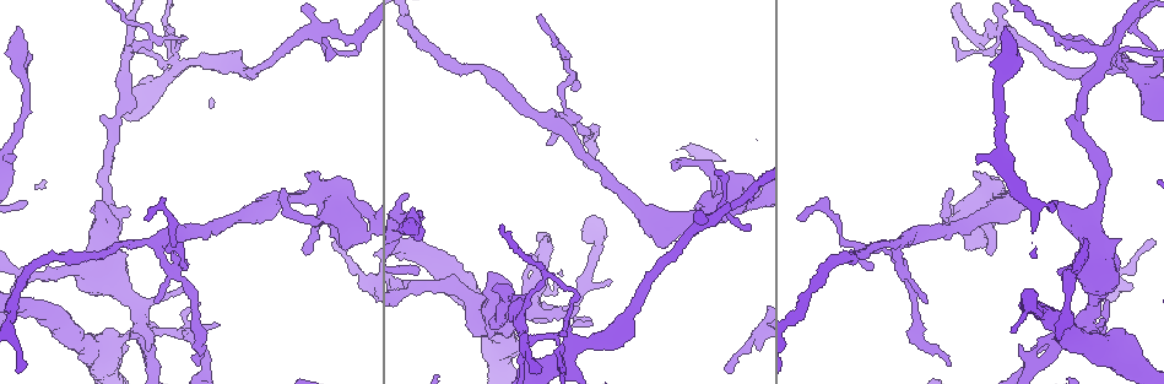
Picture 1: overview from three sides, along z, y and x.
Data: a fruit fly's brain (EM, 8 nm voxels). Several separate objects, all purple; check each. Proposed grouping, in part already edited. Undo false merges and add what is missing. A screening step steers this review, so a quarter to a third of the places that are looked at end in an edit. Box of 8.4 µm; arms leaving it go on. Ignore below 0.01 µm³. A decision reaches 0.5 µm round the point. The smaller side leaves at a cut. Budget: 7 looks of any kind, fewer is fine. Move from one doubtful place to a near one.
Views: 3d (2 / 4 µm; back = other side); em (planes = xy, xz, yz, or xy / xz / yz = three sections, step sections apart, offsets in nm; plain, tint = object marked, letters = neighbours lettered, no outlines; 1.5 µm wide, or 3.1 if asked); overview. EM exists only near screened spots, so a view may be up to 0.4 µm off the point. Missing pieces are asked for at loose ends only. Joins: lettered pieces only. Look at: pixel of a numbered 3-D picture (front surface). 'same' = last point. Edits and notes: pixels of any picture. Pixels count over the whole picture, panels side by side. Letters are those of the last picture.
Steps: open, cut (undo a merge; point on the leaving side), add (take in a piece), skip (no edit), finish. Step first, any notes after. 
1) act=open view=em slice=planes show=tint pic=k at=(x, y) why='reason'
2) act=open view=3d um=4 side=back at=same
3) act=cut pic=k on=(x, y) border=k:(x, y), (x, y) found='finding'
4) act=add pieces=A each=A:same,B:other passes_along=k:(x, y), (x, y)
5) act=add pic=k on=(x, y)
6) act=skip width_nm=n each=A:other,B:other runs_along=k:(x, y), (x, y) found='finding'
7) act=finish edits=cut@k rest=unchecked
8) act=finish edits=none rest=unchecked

act=open view=3d um=2 pic=1 at=(751, 228) why='branch stops here'

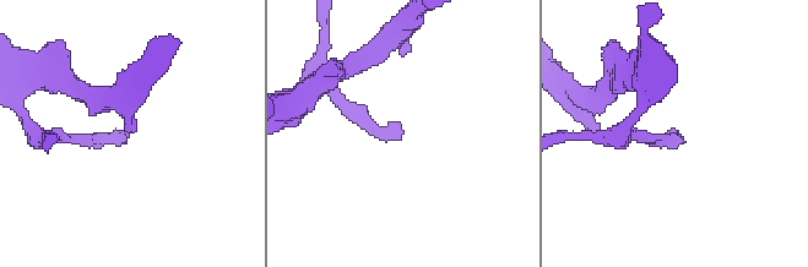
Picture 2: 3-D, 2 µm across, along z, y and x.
act=open view=em slice=yz step=8 show=tint pic=2 at=(681, 144) why='now the EM'

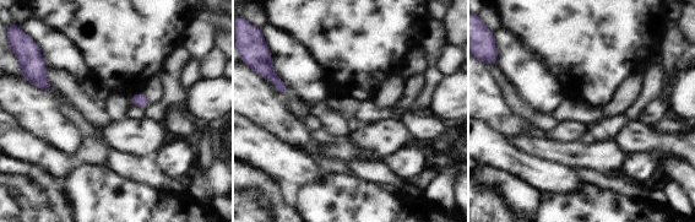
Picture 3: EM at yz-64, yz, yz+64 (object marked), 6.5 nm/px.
act=open view=em slice=planes show=letters at=same why='cut it another way'

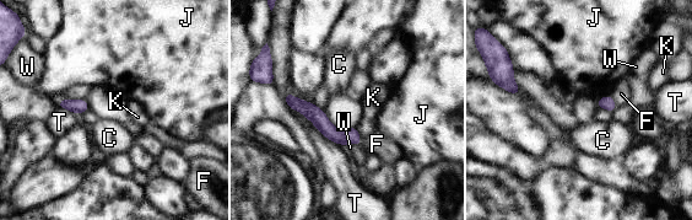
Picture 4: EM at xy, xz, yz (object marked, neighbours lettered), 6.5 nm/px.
act=skip longest_contact=T:440nm each=C:other,F:other,J:other,K:other,T:other,W:other border=4:(360, 144), (344, 145) found='no lettered piece goes on from it'

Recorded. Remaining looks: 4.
act=open view=3d um=4 pic=1 at=(217, 324) why='tapers out'

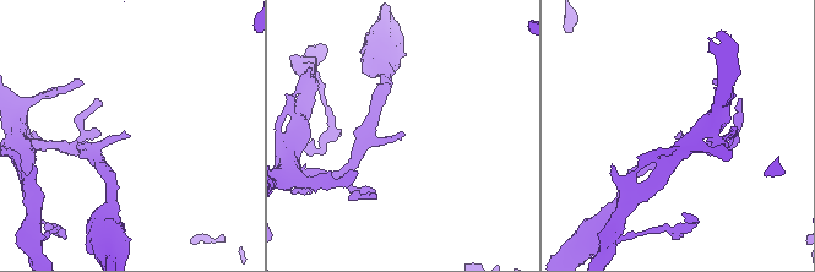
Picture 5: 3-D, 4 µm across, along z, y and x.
act=open view=em slice=planes show=letters pic=5 at=(677, 135)

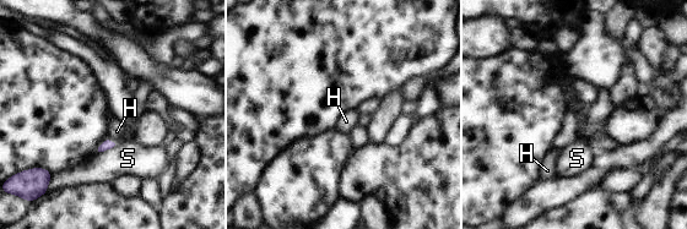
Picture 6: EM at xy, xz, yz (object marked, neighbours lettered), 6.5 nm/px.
act=skip each=H:other,S:other border=6:(108, 138), (115, 145) found='none of them fits'

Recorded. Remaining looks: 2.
act=open view=em slice=planes show=tint pic=1 at=(951, 366) why='an open end'

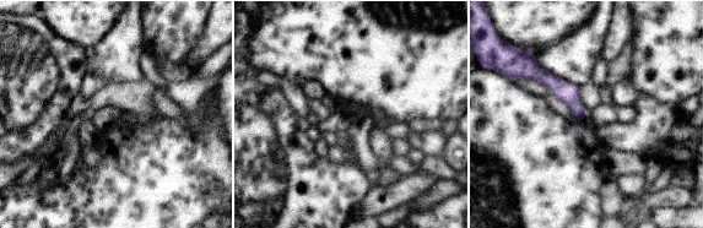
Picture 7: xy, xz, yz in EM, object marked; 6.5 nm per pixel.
act=open view=em slice=planes show=letters at=same

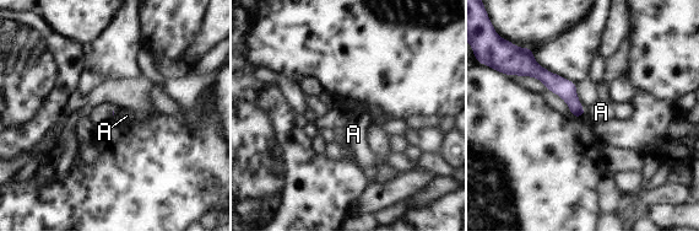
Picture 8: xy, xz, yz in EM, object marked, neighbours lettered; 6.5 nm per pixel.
act=skip each=A:other border=8:(584, 111), (585, 114) found='no lettered piece goes on from it'

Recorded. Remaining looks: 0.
act=finish edits=none rest=unchecked

